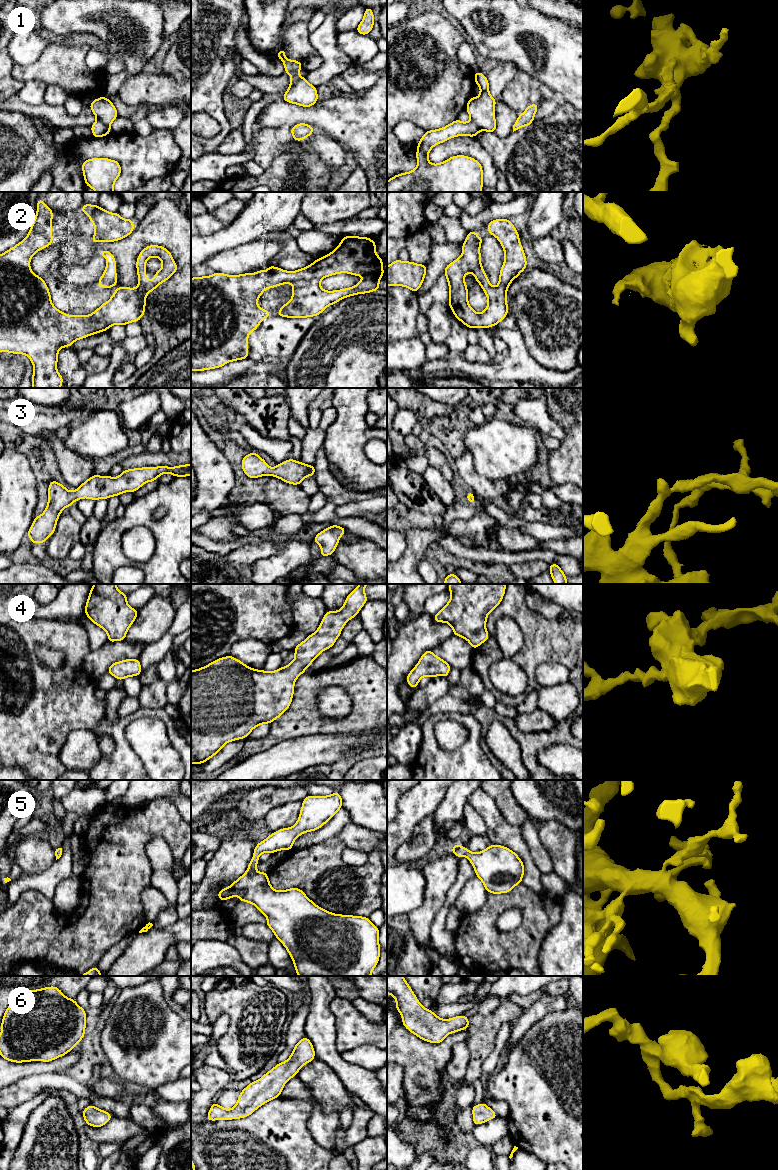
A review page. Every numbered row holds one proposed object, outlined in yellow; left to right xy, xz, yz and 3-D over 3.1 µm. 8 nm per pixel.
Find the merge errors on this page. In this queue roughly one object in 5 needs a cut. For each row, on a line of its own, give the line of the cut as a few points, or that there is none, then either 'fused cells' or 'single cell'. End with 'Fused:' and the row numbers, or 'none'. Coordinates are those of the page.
1: cut in xy along (97, 119), (109, 127); fused cells
2: no cut; single cell
3: no cut; single cell
4: no cut; single cell
5: no cut; single cell
6: no cut; single cell
Fused: 1

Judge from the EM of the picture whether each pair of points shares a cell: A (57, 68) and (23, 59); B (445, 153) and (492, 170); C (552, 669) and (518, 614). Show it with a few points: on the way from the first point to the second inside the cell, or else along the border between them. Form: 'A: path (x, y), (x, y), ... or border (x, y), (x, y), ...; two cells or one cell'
A: border (49, 45), (35, 61), (25, 65), (15, 64); two cells
B: path (457, 149), (473, 149), (482, 158); one cell
C: border (569, 670), (545, 661), (535, 681); two cells

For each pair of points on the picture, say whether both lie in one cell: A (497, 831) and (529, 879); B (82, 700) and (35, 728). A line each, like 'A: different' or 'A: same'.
A: same
B: same

